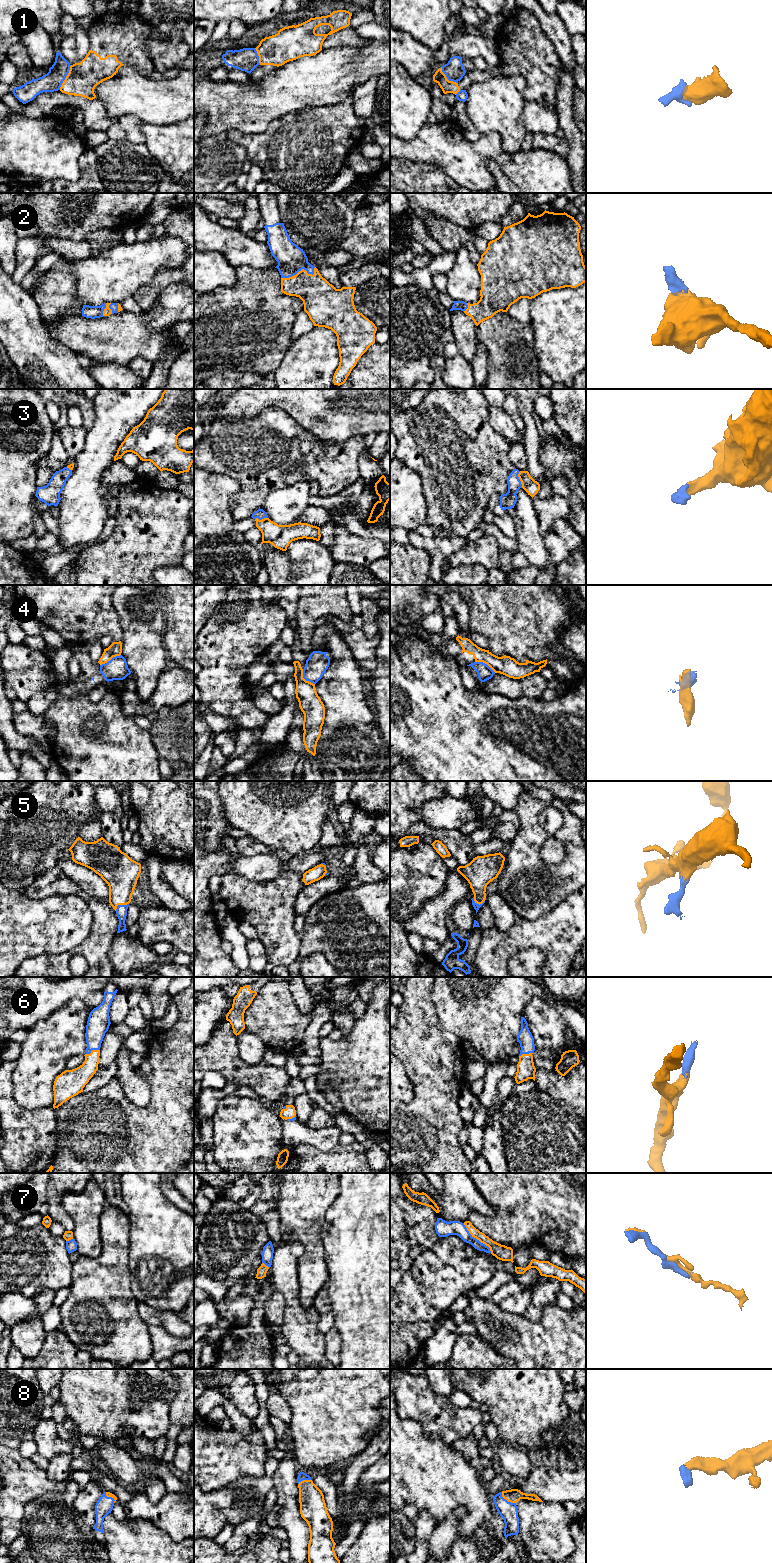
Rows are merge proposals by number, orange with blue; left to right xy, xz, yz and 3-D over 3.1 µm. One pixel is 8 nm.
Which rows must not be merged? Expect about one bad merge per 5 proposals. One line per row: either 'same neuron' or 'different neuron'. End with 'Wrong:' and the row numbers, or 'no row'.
1: different neuron
2: same neuron
3: same neuron
4: different neuron
5: same neuron
6: same neuron
7: different neuron
8: same neuron
Wrong: 1, 4, 7

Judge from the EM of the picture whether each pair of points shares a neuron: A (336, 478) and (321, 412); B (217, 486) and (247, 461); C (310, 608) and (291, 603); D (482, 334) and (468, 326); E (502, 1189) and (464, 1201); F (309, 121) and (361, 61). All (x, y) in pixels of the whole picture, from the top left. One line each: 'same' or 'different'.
A: different
B: different
C: different
D: different
E: different
F: different

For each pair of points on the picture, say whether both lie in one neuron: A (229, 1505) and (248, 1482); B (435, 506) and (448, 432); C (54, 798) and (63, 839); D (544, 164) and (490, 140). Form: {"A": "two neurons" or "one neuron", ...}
{"A": "one neuron", "B": "one neuron", "C": "one neuron", "D": "one neuron"}

